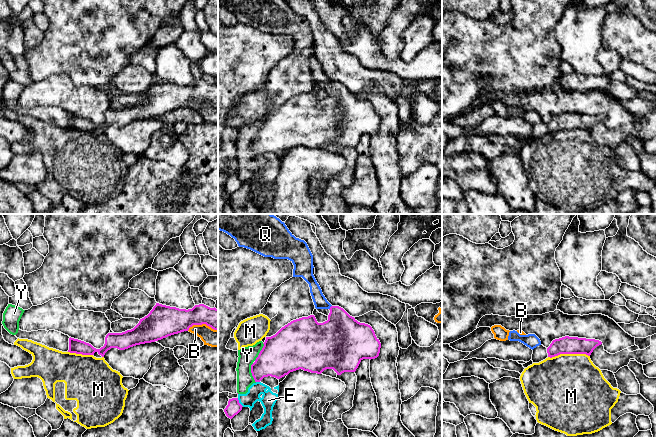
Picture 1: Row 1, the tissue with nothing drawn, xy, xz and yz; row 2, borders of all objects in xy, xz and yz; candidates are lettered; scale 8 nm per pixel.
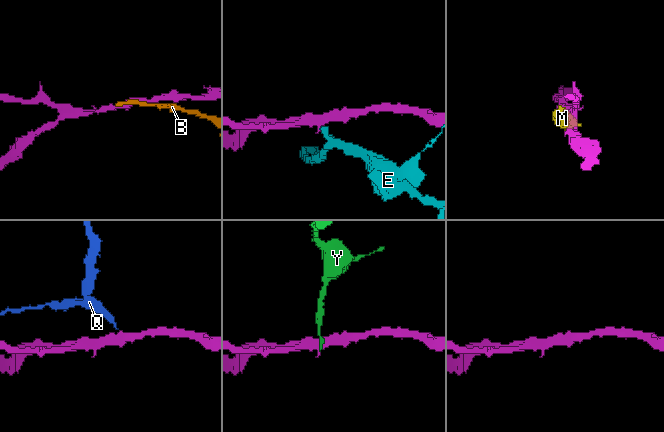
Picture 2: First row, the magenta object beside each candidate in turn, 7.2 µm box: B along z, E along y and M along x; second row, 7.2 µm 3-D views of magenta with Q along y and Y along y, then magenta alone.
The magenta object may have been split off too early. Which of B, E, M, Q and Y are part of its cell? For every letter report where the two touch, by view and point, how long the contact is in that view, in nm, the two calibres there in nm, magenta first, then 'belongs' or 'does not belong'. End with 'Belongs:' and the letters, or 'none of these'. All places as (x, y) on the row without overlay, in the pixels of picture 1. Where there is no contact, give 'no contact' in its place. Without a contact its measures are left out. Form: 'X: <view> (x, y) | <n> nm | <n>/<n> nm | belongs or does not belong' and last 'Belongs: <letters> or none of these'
B: xy (202, 99) | 240 nm | 220/140 nm | does not belong
E: xz (238, 178) | 90 nm | 110/120 nm | does not belong
M: yz (568, 129) | 340 nm | 140/500 nm | does not belong
Q: xz (330, 83) | 40 nm | 360/110 nm | does not belong
Y: xz (251, 148) | 160 nm | 300/140 nm | does not belong
Belongs: none of these

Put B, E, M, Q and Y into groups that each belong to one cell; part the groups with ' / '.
B Q / E Y / M

